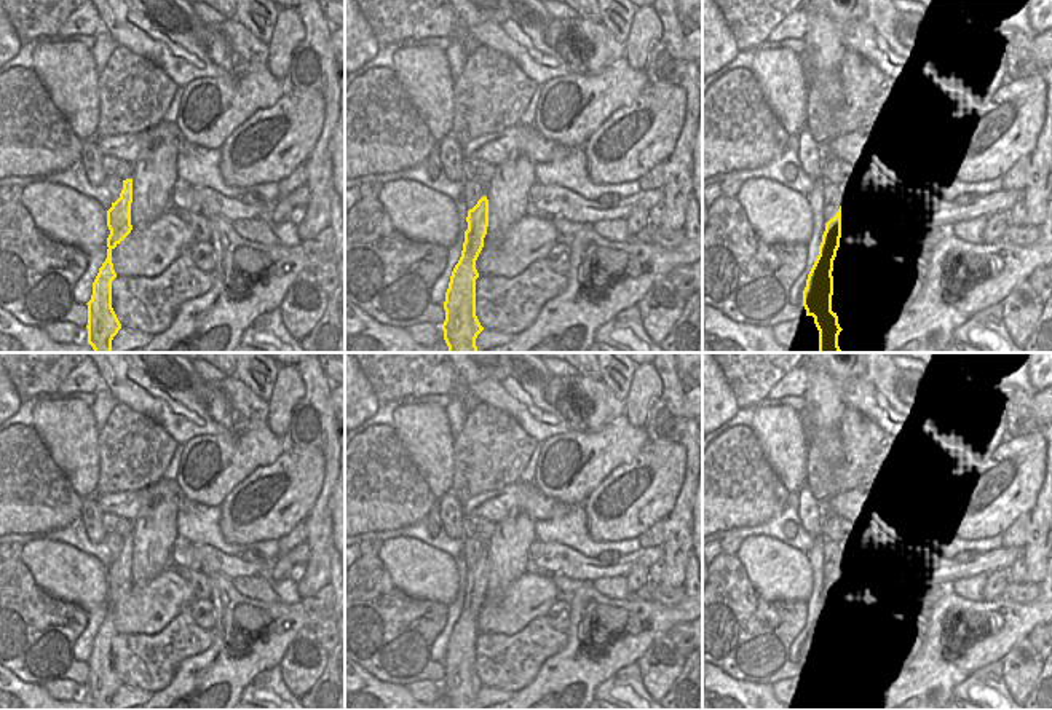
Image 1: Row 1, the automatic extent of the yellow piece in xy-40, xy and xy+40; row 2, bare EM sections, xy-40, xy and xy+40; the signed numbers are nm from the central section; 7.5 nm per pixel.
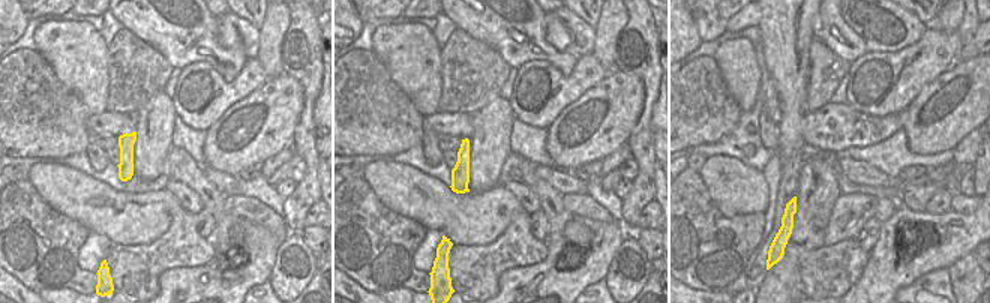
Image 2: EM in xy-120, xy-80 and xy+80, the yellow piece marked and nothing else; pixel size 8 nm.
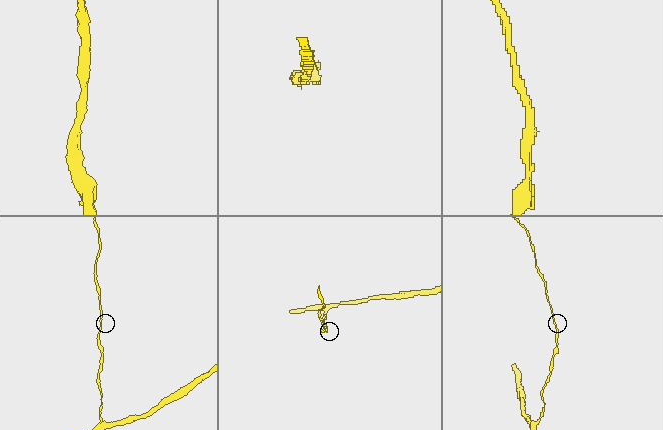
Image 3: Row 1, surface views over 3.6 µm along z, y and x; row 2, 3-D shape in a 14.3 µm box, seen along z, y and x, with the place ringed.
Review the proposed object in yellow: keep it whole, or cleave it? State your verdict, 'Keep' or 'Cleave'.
Keep.

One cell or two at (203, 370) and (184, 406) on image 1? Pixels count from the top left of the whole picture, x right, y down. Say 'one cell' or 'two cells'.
two cells

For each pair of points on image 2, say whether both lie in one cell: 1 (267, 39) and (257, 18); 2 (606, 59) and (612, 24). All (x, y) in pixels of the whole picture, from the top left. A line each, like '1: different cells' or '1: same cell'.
1: different cells
2: same cell

